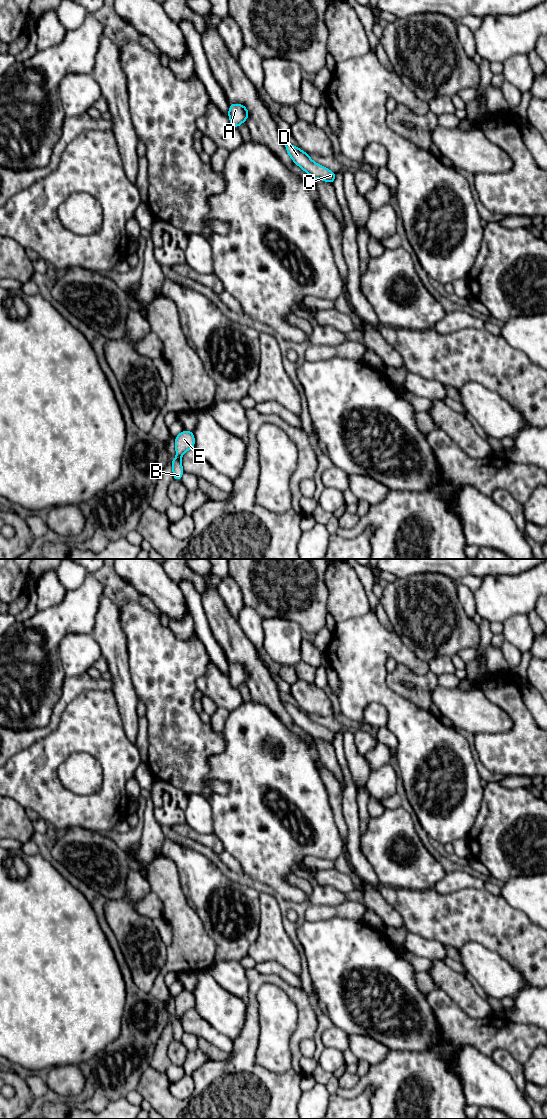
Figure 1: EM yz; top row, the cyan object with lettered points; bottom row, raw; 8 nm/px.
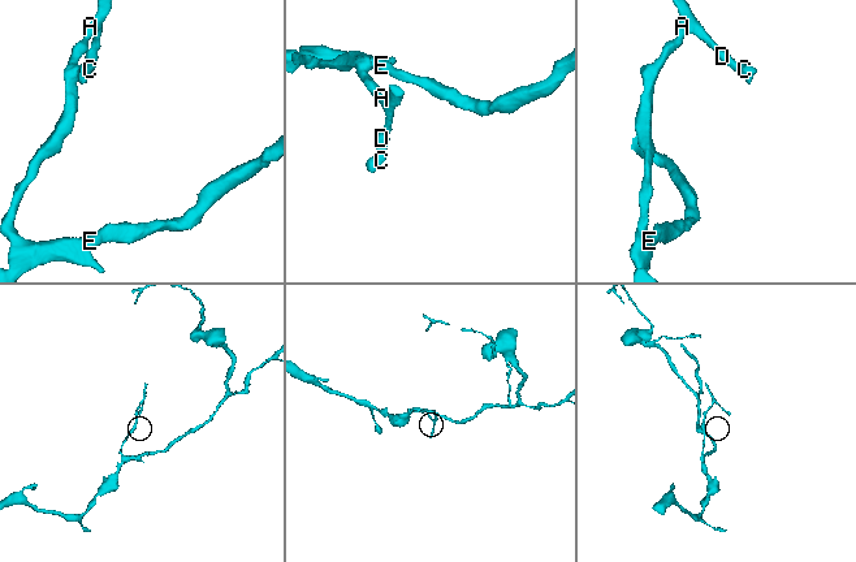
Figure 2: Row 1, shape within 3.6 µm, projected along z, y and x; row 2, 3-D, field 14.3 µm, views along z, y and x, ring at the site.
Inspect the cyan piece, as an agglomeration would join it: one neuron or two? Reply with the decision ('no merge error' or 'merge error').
no merge error

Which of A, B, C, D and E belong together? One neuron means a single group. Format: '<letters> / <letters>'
A B C D E

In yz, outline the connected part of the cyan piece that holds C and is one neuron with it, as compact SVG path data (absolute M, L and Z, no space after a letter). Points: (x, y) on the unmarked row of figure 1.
M282 700L286 711L302 730L307 732L314 740L320 739L331 744L334 744L336 733L317 724L310 719L310 715L303 712L299 707L293 706L289 702Z

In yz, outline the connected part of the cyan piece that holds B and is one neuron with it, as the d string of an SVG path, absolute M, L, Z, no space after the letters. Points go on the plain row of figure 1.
M183 990L175 997L176 1018L172 1019L171 1027L173 1029L174 1040L181 1041L184 1030L182 1028L182 1015L195 1007L195 998L193 991Z

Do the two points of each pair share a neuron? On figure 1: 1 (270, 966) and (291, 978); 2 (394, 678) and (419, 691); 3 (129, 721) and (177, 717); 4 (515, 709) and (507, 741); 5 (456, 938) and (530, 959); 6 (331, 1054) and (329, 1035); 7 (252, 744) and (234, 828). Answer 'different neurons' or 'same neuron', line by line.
1: same neuron
2: same neuron
3: different neurons
4: same neuron
5: same neuron
6: different neurons
7: same neuron

